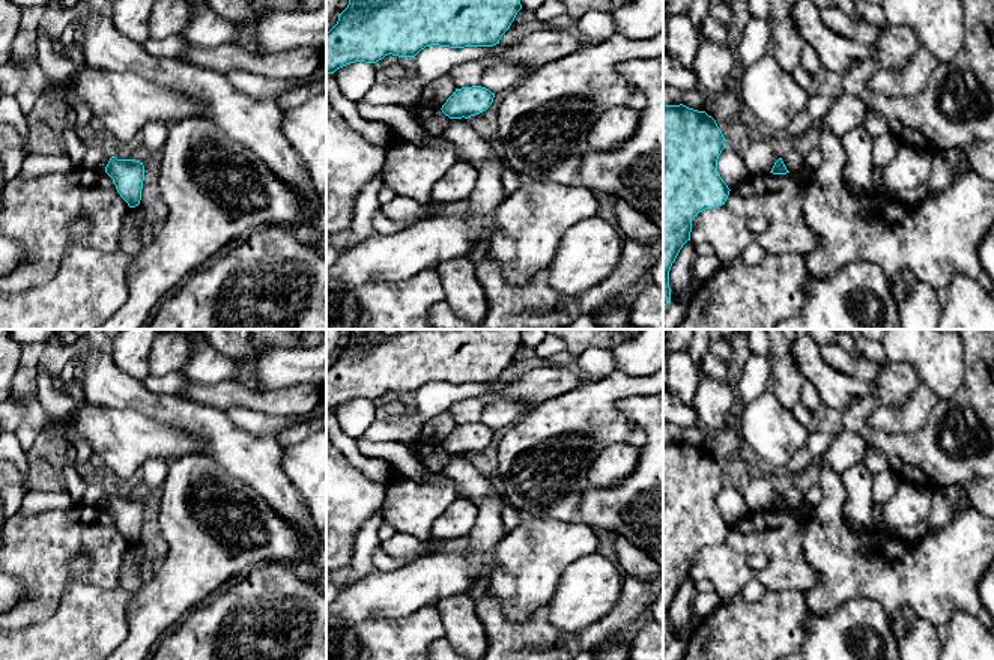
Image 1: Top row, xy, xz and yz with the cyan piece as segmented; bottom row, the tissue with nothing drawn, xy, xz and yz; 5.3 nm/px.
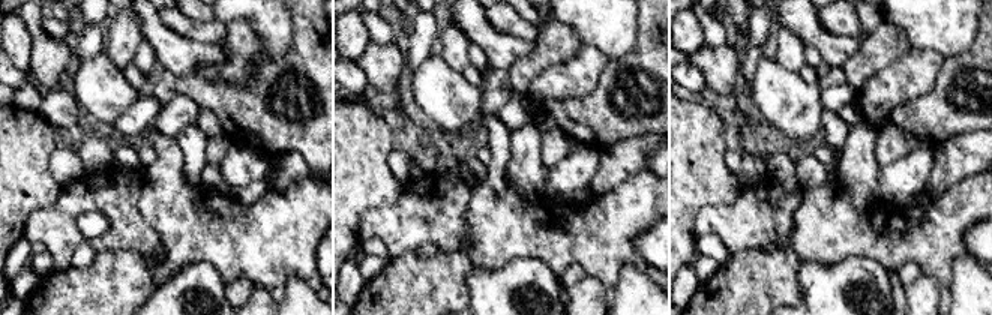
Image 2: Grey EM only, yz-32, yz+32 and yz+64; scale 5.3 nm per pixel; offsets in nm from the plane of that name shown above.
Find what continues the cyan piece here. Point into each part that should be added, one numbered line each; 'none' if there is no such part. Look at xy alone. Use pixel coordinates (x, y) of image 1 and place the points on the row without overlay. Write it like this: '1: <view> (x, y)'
none

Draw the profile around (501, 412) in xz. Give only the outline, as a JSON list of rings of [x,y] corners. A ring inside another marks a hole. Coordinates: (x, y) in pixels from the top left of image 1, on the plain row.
[[[498,398],[486,404],[480,422],[489,425],[492,430],[501,430],[502,427],[513,425],[531,409],[532,406],[523,400]]]

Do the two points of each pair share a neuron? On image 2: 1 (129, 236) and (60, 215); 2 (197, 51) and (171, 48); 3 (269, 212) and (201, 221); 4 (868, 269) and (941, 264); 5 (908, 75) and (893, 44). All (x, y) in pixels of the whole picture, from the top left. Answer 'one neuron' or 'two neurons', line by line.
1: one neuron
2: one neuron
3: one neuron
4: two neurons
5: two neurons

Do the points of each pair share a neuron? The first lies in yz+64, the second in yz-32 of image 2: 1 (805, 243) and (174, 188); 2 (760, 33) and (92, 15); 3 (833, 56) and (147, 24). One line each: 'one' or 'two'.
1: one
2: two
3: one

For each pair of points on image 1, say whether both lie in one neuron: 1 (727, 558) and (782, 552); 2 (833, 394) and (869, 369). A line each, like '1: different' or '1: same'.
1: same
2: different

